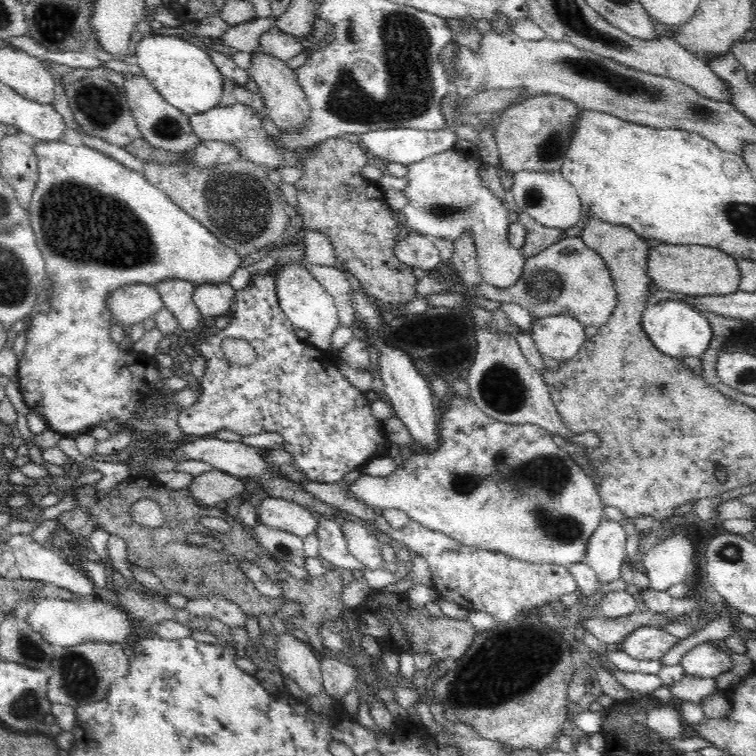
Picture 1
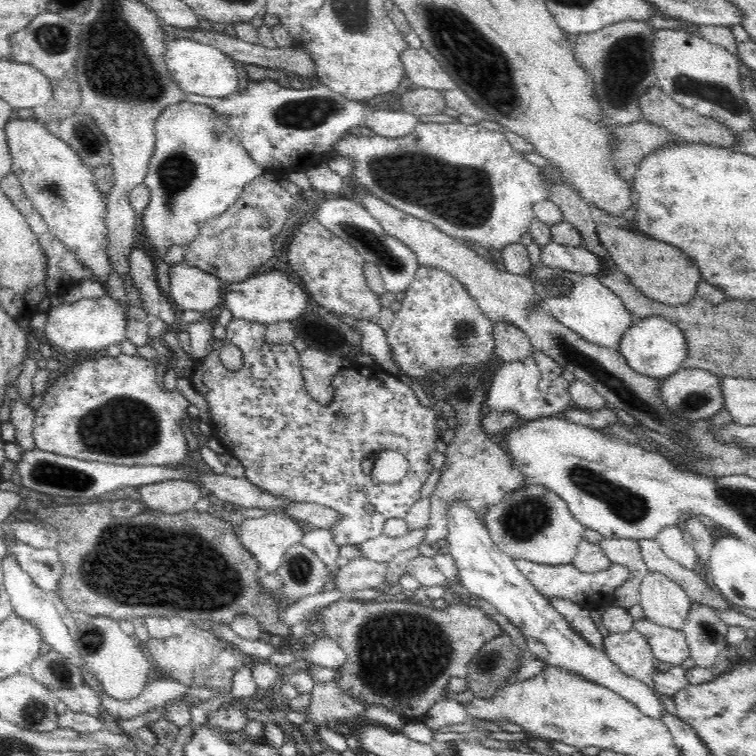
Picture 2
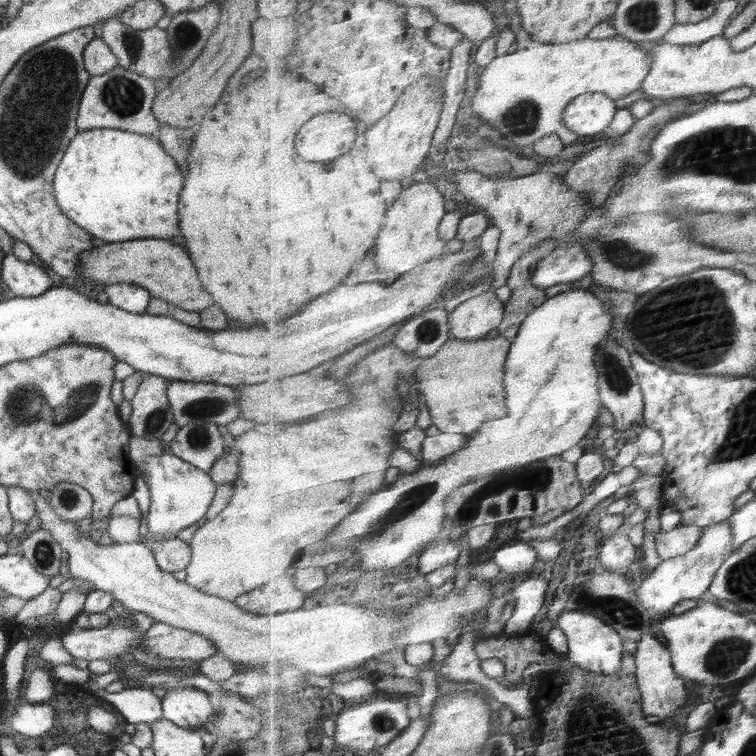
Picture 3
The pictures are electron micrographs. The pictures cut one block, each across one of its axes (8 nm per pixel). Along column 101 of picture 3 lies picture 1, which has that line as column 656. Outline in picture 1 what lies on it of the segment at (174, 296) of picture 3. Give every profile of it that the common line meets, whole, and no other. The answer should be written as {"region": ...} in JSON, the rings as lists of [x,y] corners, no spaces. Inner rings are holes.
{"region":[[[653,243],[648,250],[646,264],[655,288],[686,296],[723,296],[733,294],[740,287],[741,276],[737,259],[709,246]]]}

